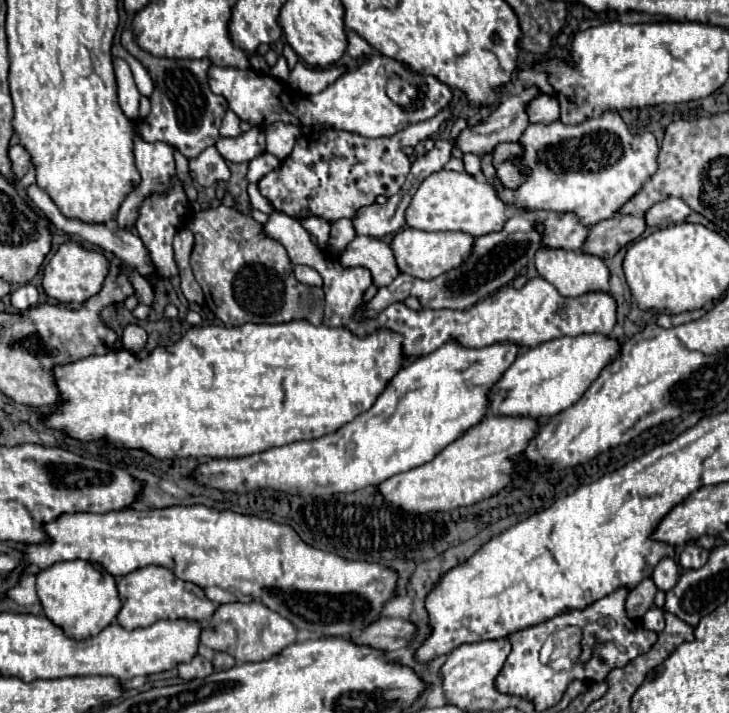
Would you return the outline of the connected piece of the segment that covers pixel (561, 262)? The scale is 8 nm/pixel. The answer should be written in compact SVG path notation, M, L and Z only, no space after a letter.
M542 245L534 255L534 265L538 273L560 291L562 297L578 297L588 291L608 291L608 267L596 255L588 255L582 251L552 249Z

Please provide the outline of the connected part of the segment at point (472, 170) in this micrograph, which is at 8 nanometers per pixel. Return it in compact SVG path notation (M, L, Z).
M466 153L462 159L464 159L464 167L466 167L466 171L470 175L474 175L474 177L480 177L482 175L482 159L478 155Z

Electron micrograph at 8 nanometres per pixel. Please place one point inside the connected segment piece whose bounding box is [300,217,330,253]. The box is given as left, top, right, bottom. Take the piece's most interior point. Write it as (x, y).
(320, 228)

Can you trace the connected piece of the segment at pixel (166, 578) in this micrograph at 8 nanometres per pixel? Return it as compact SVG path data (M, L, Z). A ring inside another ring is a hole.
M148 565L124 577L118 577L116 583L118 583L120 599L122 599L122 609L116 619L126 629L150 627L152 623L160 619L194 619L194 621L206 623L216 611L216 605L204 595L202 587L190 581L178 579L168 567Z

